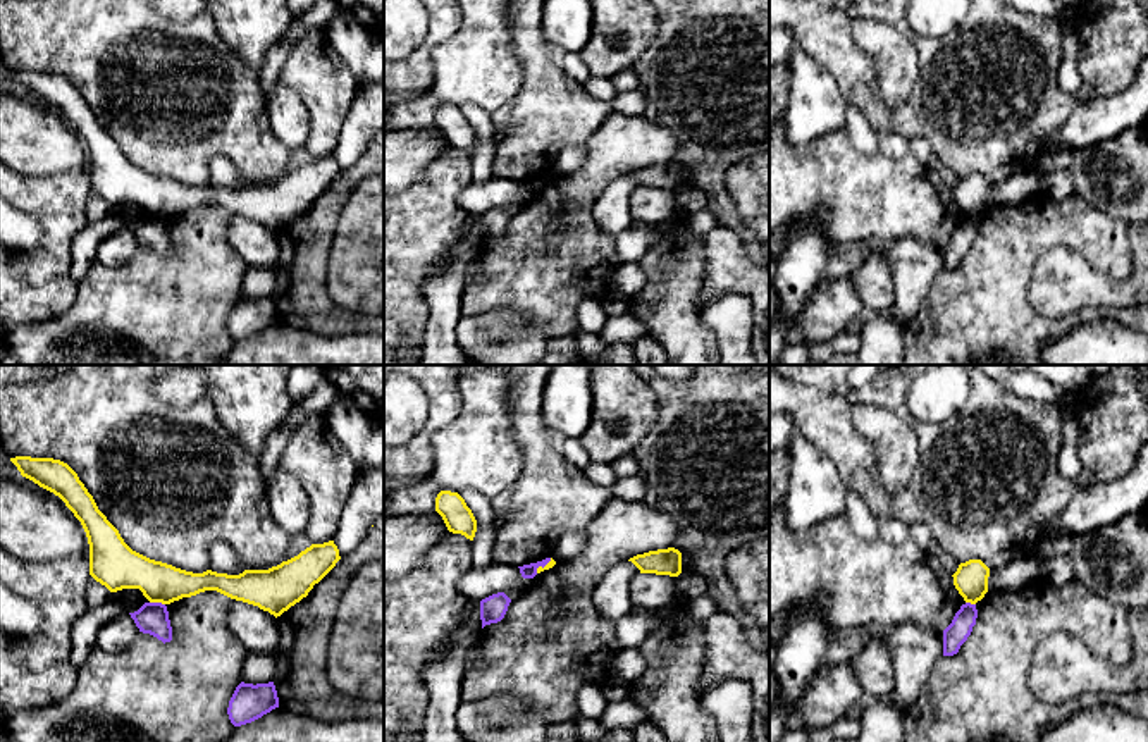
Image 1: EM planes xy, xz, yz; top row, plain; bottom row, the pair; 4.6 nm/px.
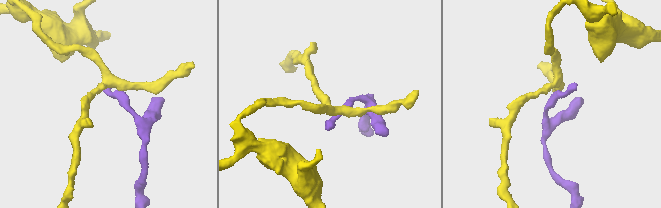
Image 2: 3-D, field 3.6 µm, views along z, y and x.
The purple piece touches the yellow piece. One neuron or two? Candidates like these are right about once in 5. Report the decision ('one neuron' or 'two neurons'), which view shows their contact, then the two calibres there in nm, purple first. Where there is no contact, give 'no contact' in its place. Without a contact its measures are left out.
two neurons; meets purple in xy; 150 nm thick on the purple side, 220 nm on the other

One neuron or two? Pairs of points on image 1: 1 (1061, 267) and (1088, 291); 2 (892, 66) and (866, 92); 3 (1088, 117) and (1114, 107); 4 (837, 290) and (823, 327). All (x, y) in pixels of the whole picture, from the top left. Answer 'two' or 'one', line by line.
1: one
2: two
3: one
4: one

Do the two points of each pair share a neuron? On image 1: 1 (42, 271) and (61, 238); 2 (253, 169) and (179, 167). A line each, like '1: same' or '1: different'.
1: same
2: same

